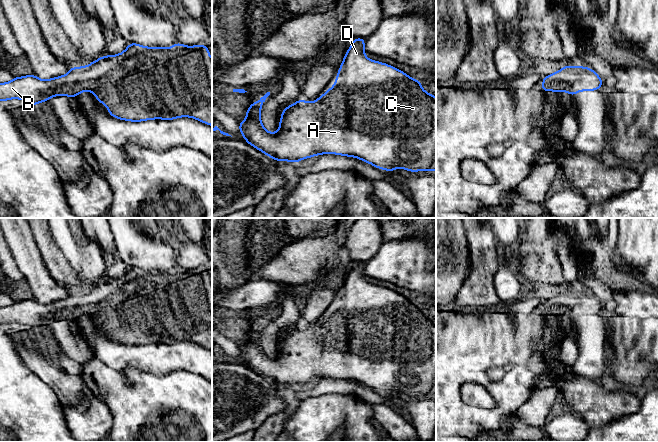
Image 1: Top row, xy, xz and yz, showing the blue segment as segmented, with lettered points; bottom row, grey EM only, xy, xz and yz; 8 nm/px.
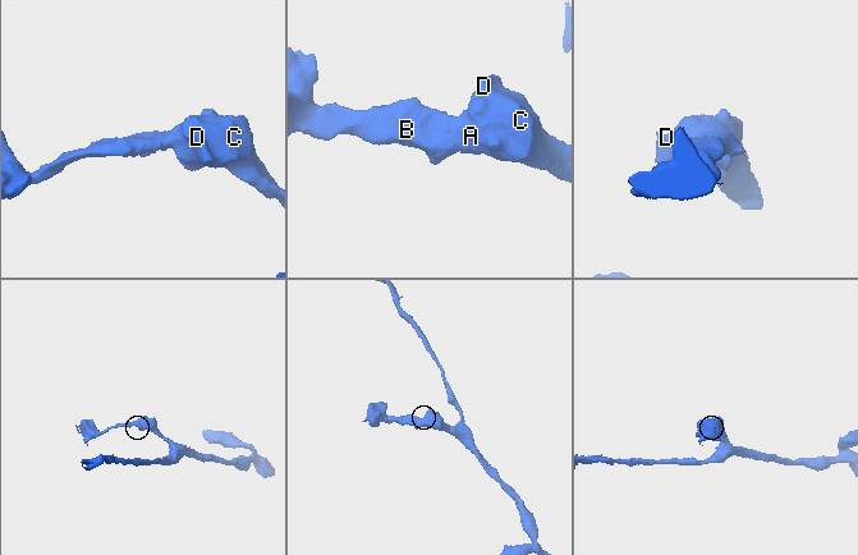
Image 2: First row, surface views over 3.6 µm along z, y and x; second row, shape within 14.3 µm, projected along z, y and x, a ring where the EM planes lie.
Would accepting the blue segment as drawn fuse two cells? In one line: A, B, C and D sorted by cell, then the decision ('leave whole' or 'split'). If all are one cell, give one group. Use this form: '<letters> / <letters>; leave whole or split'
A B C D; leave whole

